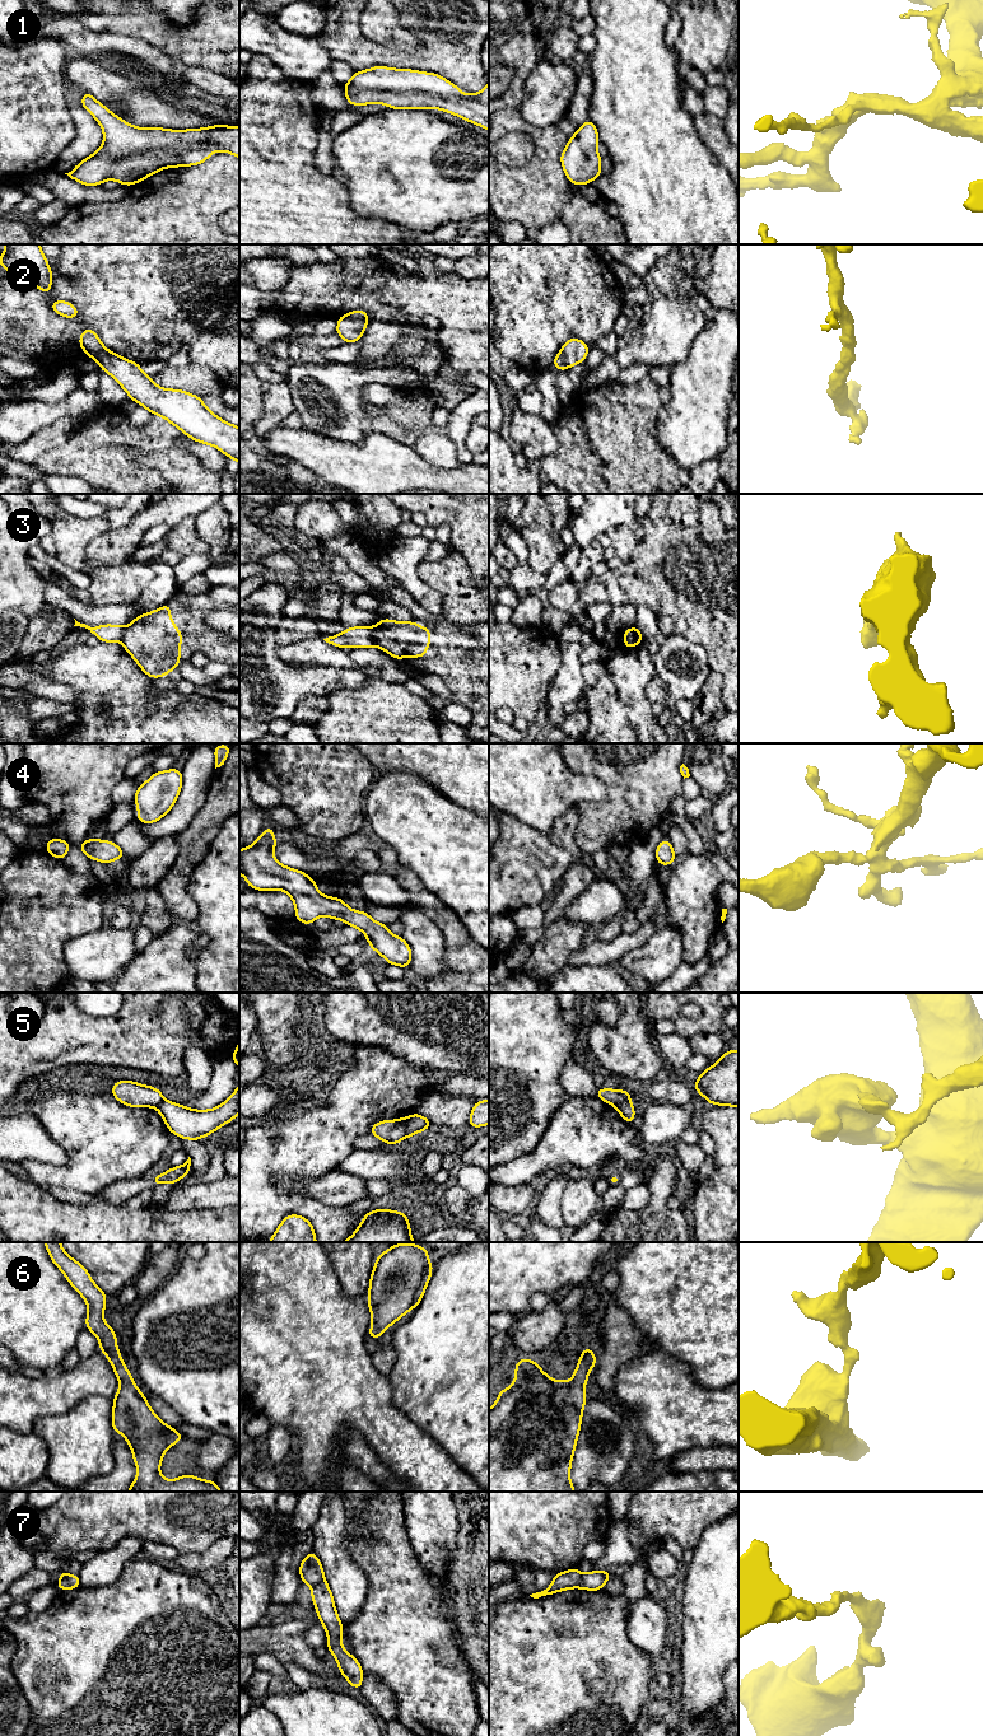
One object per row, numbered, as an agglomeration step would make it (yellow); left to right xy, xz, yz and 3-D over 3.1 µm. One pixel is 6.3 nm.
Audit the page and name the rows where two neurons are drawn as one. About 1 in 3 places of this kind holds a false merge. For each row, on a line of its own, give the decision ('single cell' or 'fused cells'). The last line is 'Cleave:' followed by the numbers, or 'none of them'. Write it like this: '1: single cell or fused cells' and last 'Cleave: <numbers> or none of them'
1: single cell
2: single cell
3: fused cells
4: single cell
5: fused cells
6: single cell
7: fused cells
Cleave: 3, 5, 7

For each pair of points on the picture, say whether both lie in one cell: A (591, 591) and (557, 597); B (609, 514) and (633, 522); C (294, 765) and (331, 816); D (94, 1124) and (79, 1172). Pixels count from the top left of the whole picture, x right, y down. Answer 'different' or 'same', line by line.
A: same
B: same
C: same
D: same

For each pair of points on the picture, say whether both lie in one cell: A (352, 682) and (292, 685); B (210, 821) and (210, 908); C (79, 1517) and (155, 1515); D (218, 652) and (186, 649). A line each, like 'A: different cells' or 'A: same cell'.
A: same cell
B: different cells
C: same cell
D: same cell

